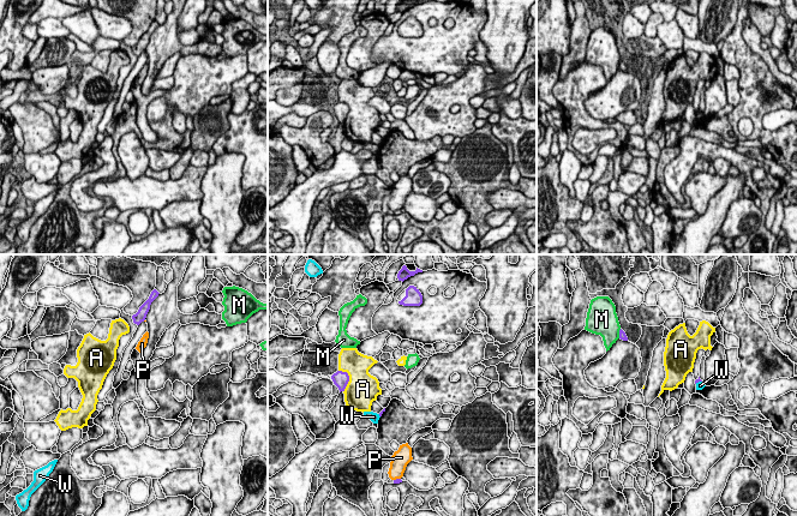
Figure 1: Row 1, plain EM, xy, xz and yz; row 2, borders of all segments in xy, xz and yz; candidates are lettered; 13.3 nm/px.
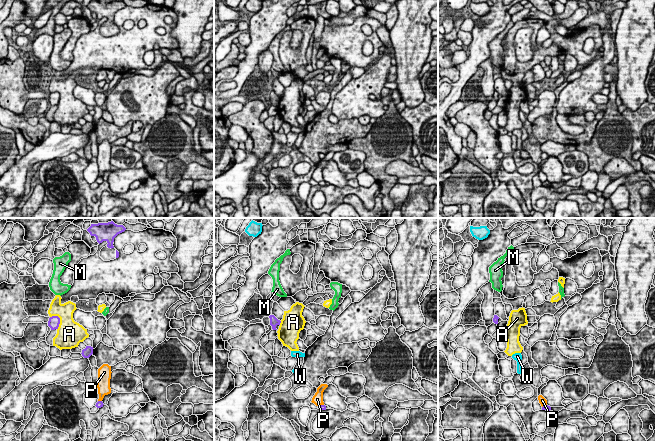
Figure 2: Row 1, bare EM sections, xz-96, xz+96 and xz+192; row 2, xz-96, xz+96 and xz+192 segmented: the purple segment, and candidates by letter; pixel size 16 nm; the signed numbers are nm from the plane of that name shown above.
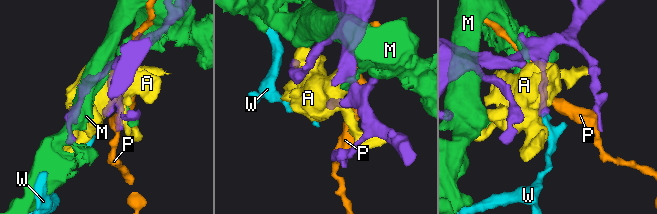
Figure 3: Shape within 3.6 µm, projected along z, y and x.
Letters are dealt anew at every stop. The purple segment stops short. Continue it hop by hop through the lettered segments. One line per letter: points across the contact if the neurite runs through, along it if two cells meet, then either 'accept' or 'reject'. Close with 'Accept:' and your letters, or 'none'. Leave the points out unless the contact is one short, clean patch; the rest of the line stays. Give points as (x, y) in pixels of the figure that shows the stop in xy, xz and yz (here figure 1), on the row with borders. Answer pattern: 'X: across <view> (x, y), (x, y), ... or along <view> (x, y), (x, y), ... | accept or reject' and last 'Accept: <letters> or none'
A: reject
M: reject
P: reject
W: along yz (701, 380), (695, 383) | reject
Accept: none

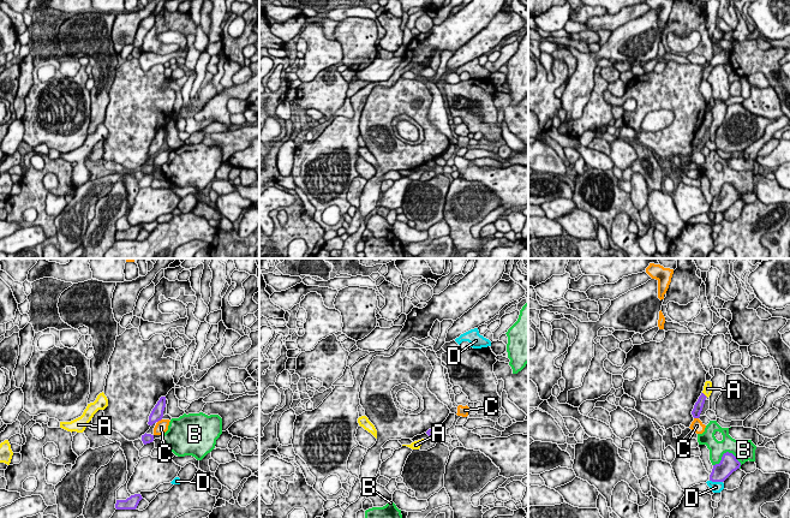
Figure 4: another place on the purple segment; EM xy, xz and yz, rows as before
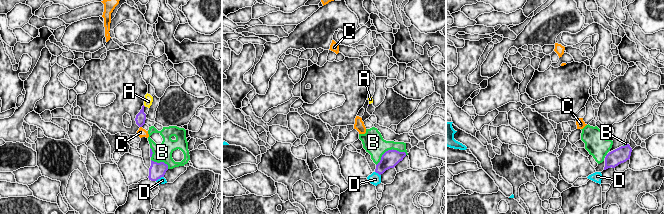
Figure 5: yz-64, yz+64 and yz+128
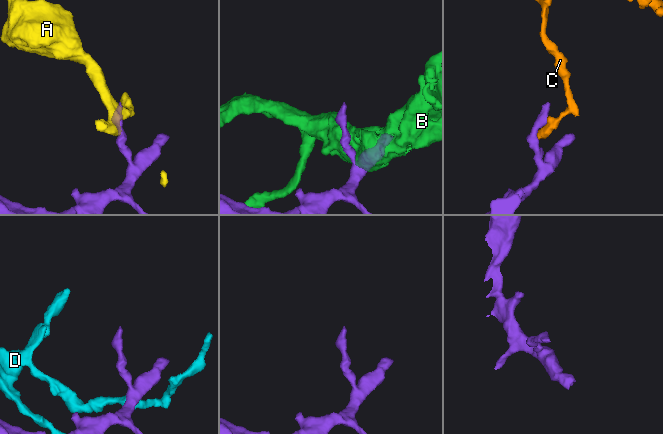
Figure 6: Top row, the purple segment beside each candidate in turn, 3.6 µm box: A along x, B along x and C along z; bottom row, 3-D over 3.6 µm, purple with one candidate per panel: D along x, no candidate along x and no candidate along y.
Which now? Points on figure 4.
A: along yz (702, 392), (707, 397) | reject
B: reject
C: along xy (161, 418), (157, 422) | reject
D: along yz (710, 480), (722, 482) | reject
Accept: none

